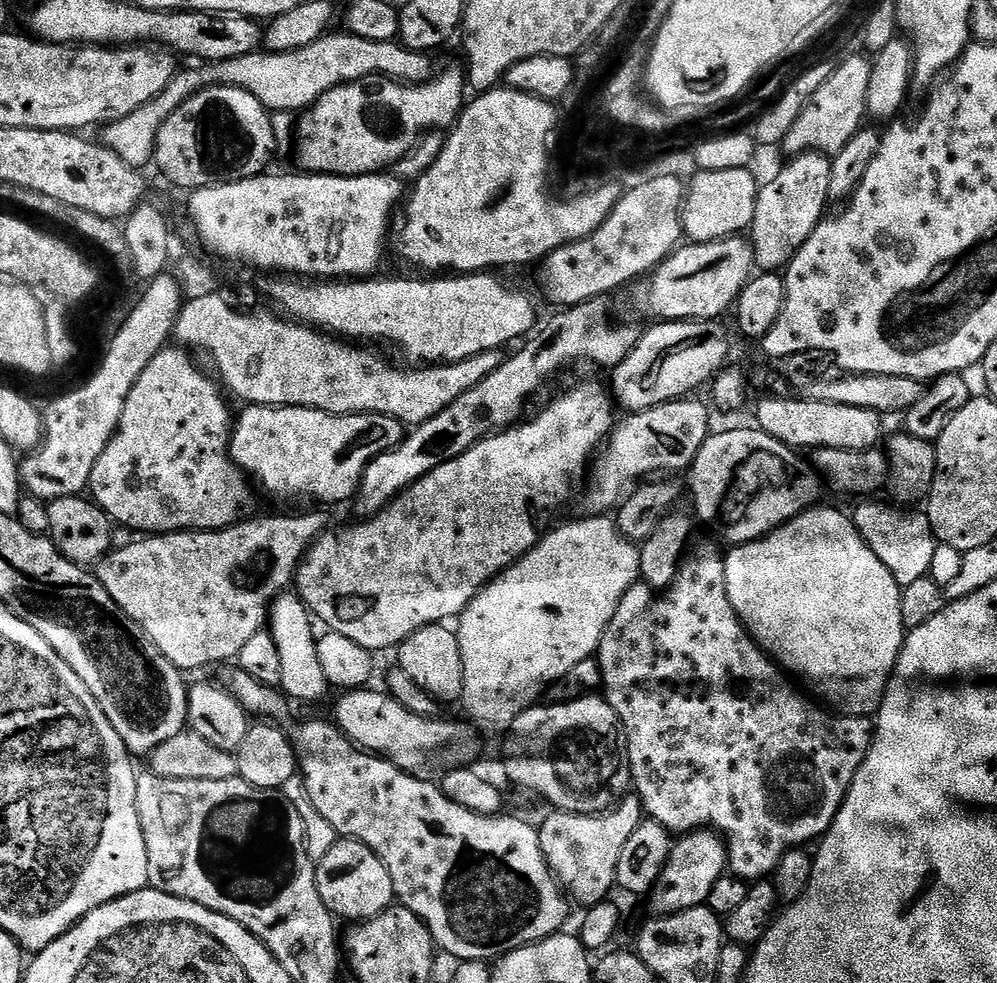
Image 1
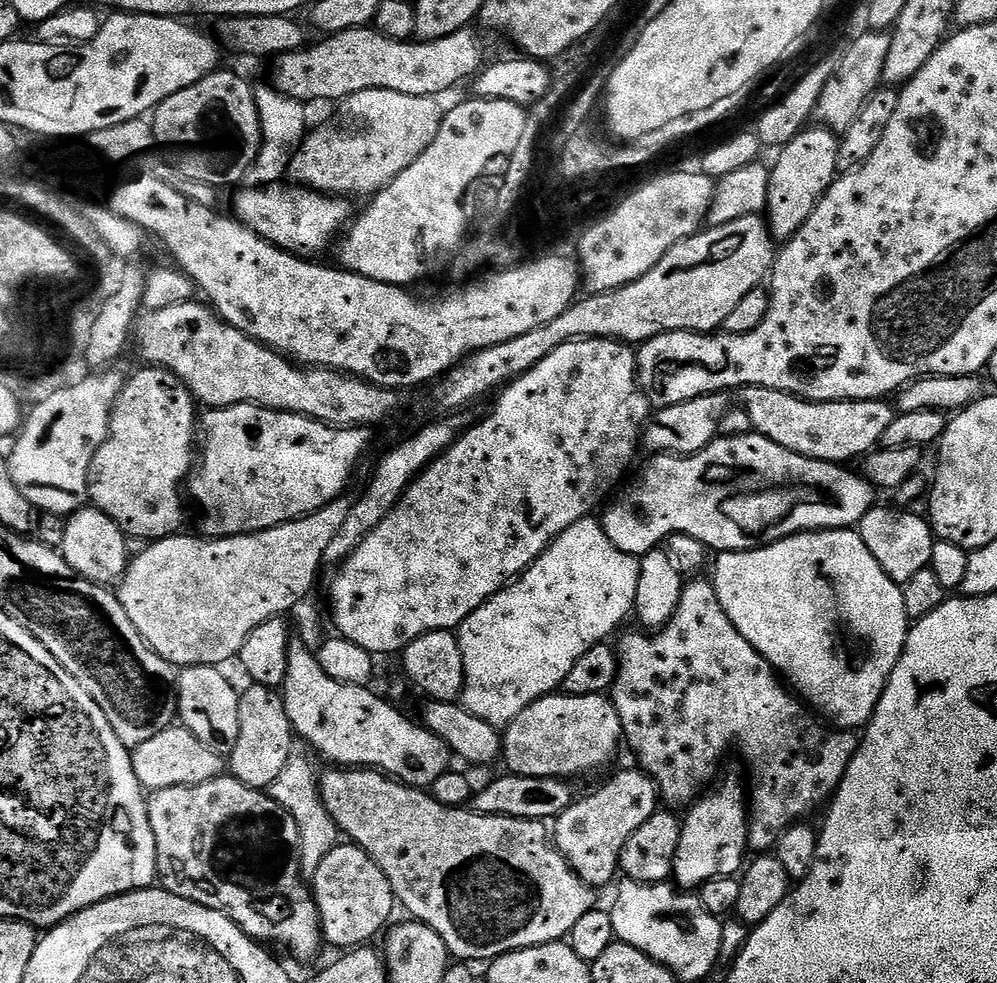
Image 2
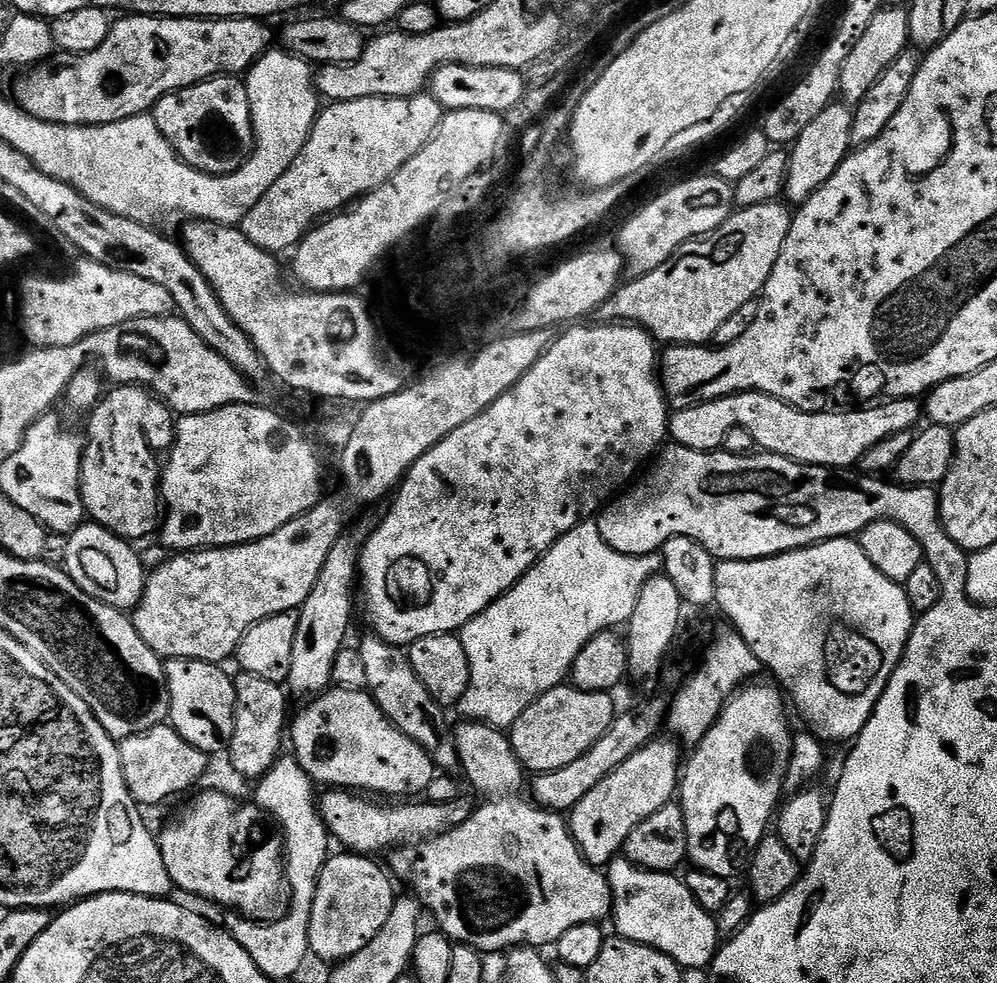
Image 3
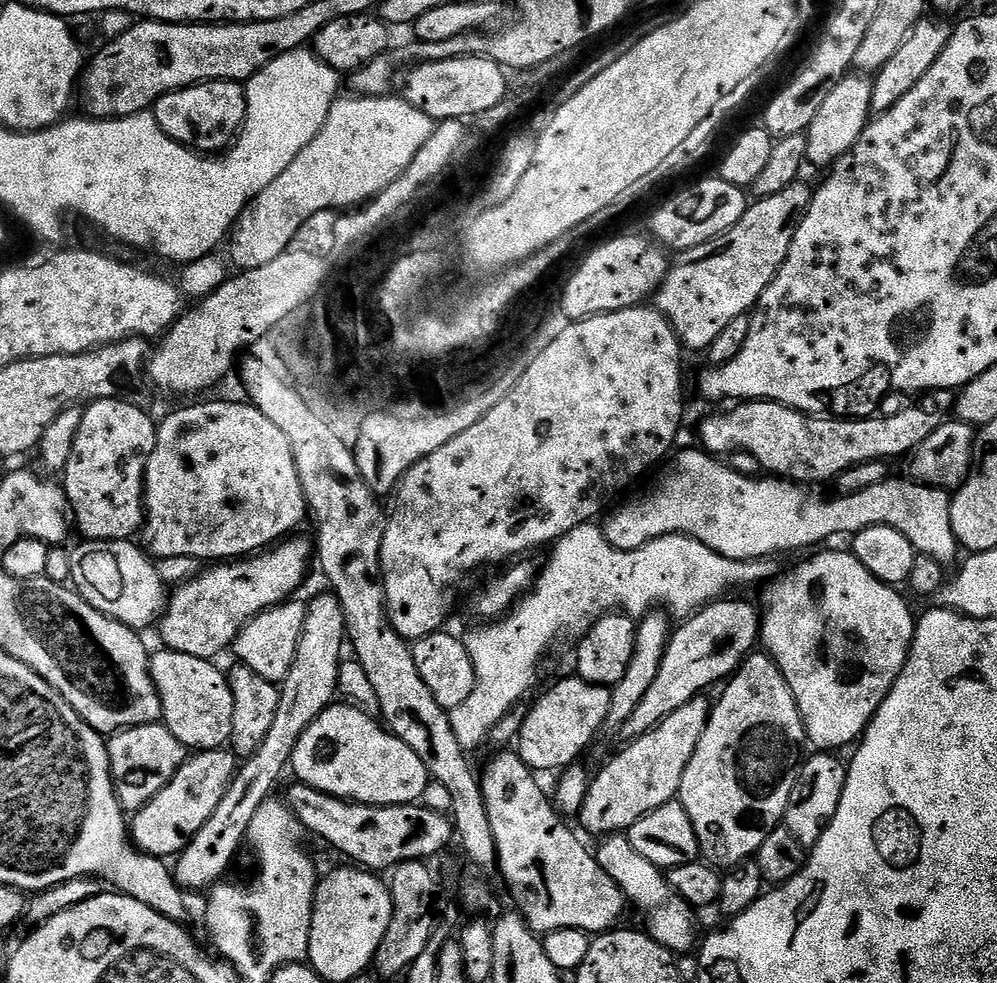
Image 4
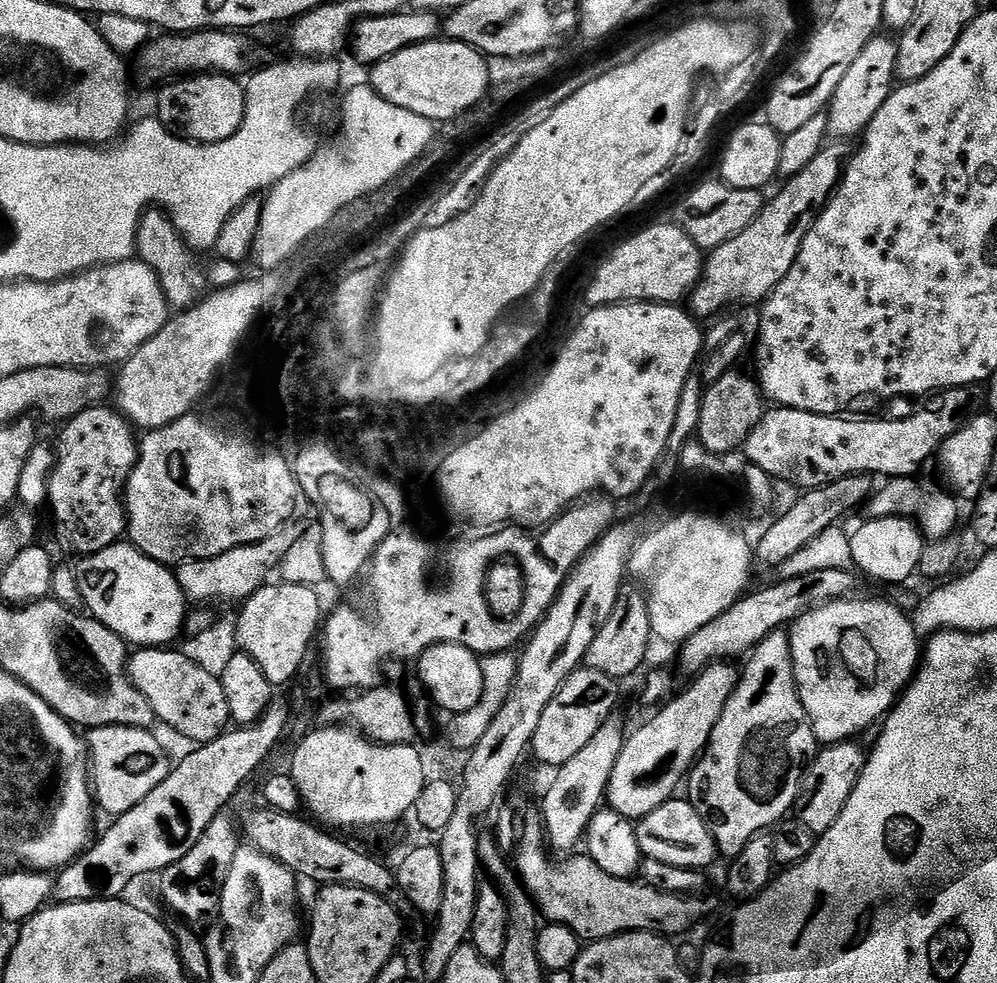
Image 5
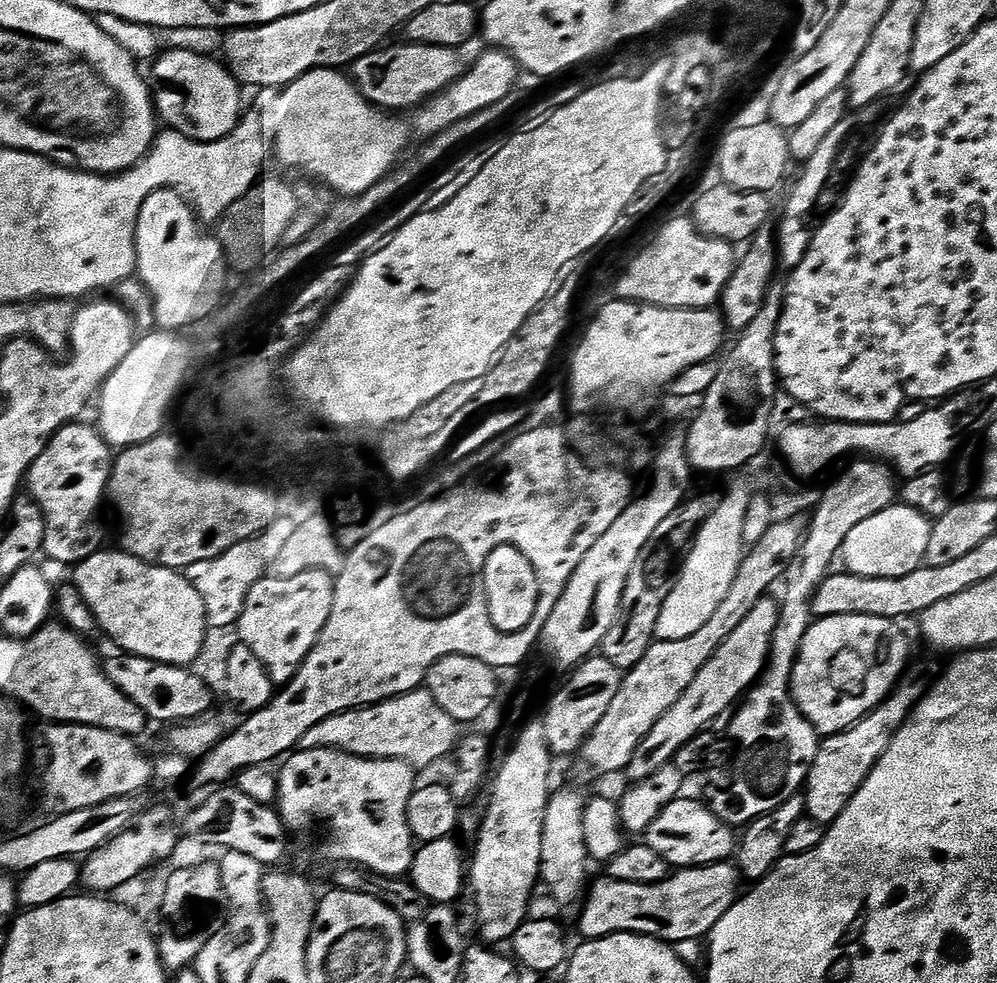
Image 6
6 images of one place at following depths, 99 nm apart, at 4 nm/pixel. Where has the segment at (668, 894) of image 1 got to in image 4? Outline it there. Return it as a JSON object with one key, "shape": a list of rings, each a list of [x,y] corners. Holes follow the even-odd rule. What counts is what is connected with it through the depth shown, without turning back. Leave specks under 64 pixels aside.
{"shape":[[[753,654],[749,656],[736,669],[734,675],[723,685],[723,688],[724,693],[721,694],[720,701],[717,704],[713,703],[711,705],[702,738],[698,738],[698,746],[694,750],[694,754],[690,758],[686,770],[682,774],[678,799],[686,810],[686,814],[690,814],[690,822],[694,826],[694,834],[700,843],[701,857],[717,870],[731,870],[737,864],[751,861],[762,846],[762,842],[766,842],[766,838],[774,829],[781,827],[784,811],[790,802],[790,790],[794,790],[794,782],[802,767],[802,757],[805,755],[804,748],[806,749],[806,737],[804,735],[804,723],[800,717],[800,711],[796,705],[794,694],[786,682],[782,670],[773,662],[771,656],[767,654]]]}

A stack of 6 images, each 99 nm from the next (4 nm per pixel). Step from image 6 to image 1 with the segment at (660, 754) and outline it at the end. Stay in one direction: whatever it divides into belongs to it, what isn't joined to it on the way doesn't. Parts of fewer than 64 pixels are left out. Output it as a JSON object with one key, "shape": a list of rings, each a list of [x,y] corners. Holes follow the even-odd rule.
{"shape":[[[634,794],[623,797],[611,810],[600,813],[599,816],[579,816],[573,812],[553,811],[552,816],[544,820],[544,825],[539,825],[540,850],[544,855],[544,861],[548,869],[556,878],[556,883],[573,901],[576,900],[583,906],[603,904],[609,899],[608,896],[616,888],[616,875],[618,874],[618,857],[622,849],[626,847],[630,834],[638,830],[638,826],[645,819],[644,808],[640,805],[640,799]]]}

